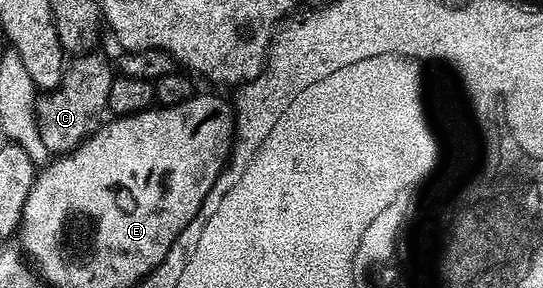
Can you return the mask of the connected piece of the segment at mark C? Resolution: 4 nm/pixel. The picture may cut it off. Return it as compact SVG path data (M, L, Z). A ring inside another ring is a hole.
M97 54L79 55L77 59L69 65L66 75L63 77L62 85L54 89L53 92L43 95L37 101L37 117L40 134L43 136L44 143L51 154L69 154L74 149L79 148L92 133L98 131L104 123L102 114L107 111L109 106L109 88L115 80L115 73L110 73L112 64Z

